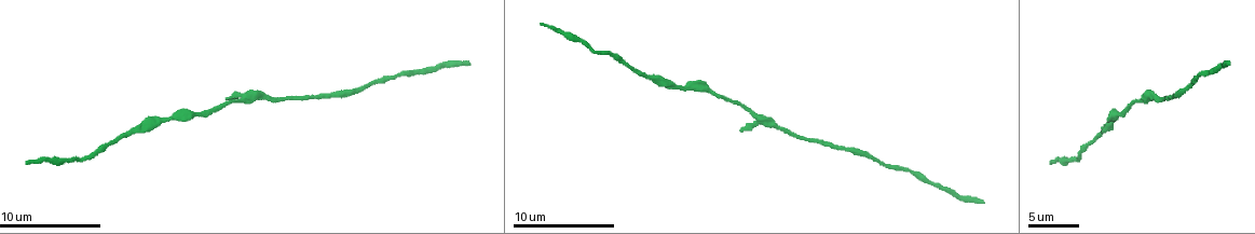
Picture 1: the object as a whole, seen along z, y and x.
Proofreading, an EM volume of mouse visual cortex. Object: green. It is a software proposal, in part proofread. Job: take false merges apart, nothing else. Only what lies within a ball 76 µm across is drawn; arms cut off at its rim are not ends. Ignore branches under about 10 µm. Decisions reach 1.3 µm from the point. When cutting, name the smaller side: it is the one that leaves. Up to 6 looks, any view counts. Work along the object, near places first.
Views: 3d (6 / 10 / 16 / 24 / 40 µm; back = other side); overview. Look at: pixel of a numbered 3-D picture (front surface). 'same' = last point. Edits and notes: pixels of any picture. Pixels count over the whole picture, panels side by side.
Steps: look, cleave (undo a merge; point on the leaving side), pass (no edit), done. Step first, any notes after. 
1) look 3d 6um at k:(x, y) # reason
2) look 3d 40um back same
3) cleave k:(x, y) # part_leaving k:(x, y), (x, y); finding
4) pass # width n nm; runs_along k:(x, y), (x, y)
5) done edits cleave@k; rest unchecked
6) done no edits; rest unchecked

look 3d 10um at 1:(137, 127)

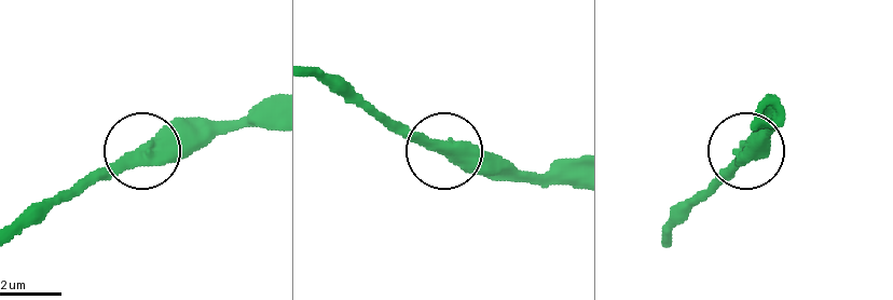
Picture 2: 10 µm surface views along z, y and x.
look 3d 10um back at 2:(148, 147)

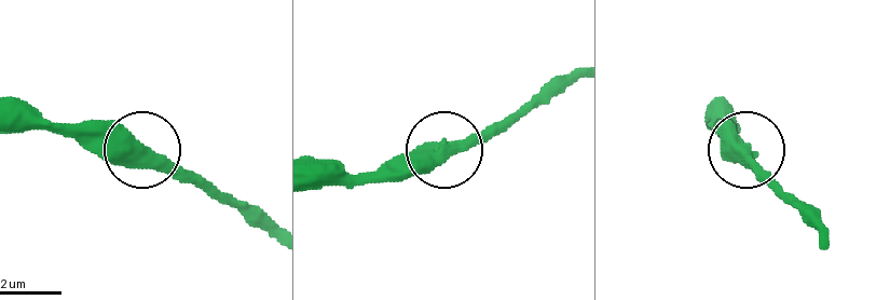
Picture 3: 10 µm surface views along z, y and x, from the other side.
pass # runs_along 3:(9, 114), (117, 125), (215, 198); all the same cell

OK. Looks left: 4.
look 3d 10um at 1:(203, 114) # sudden change in width

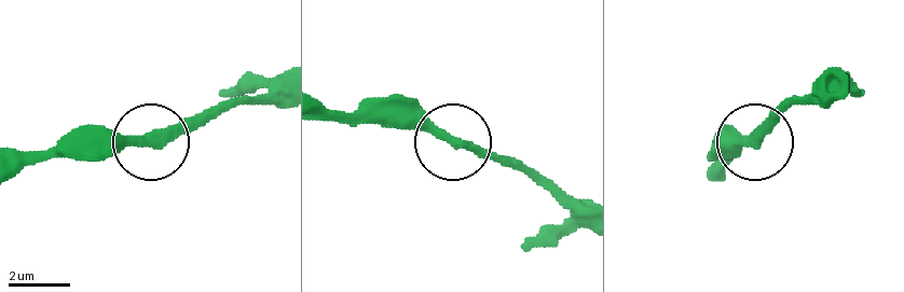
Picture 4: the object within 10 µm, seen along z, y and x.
look 3d 6um at 4:(448, 140)

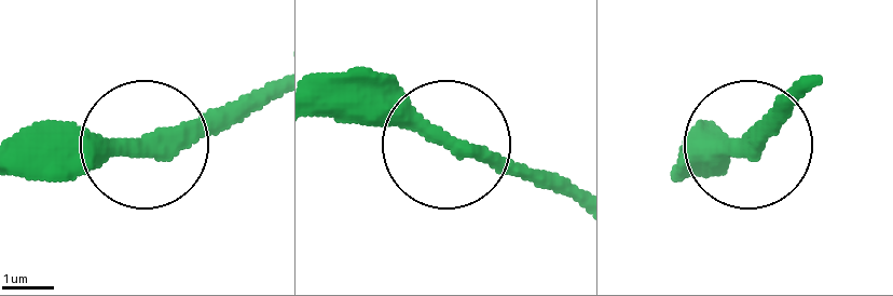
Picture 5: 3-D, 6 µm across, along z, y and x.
pass # runs_along 5:(572, 202), (417, 133), (318, 111); all the same cell

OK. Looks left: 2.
look 3d 16um at 1:(754, 117)

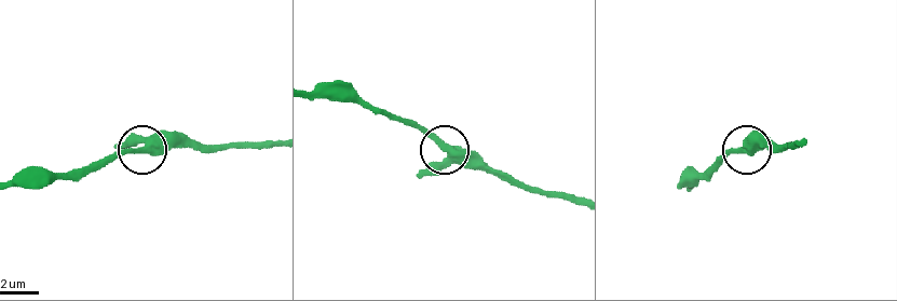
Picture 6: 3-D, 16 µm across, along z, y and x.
look 3d 6um at 6:(743, 149)

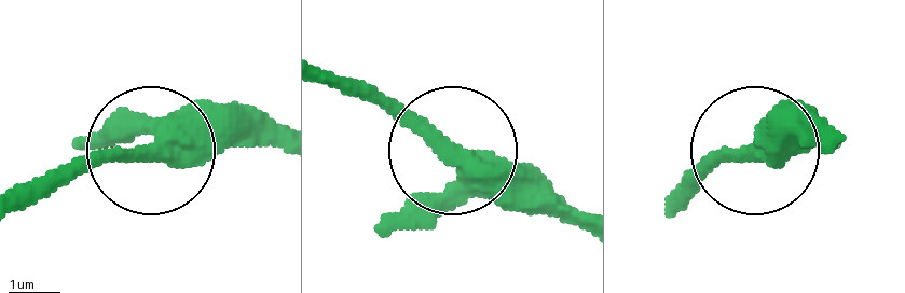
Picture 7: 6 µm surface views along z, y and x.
pass # all the same cell

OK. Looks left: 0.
done no edits; rest unchecked

